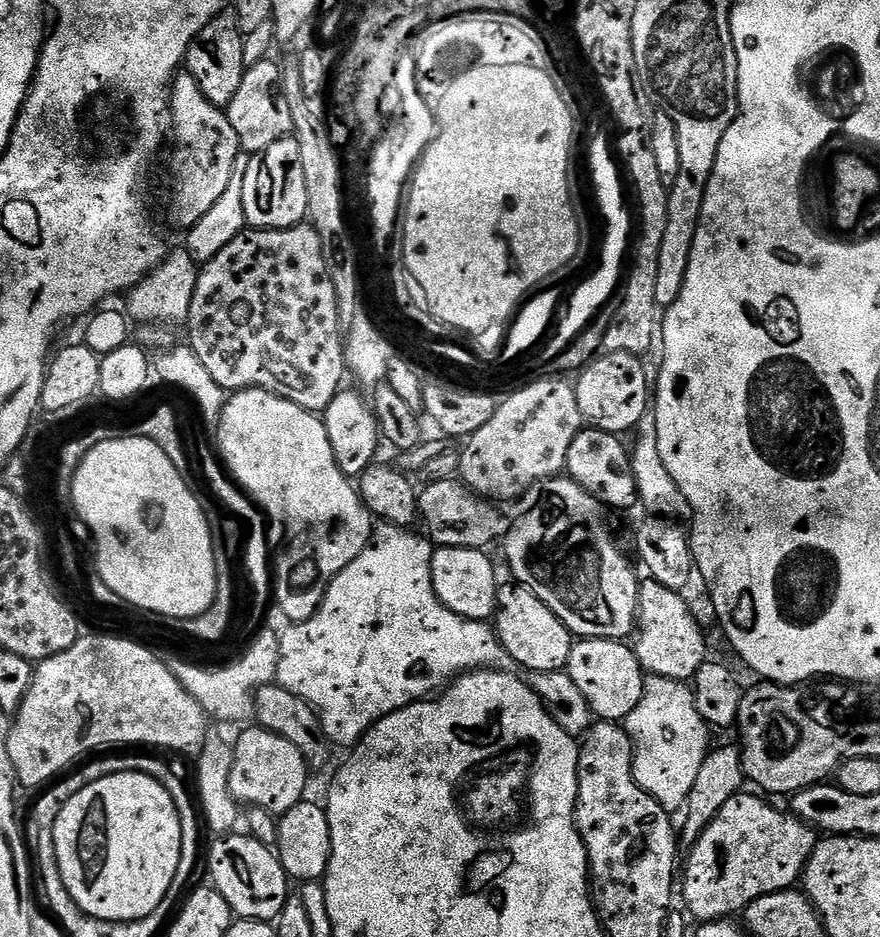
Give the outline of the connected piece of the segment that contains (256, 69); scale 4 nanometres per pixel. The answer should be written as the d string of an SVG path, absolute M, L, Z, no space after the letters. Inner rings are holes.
M269 58L251 65L242 78L242 86L238 86L238 94L227 106L230 126L238 133L241 149L248 154L259 154L266 146L274 146L282 138L293 135L290 109L281 97L281 65Z

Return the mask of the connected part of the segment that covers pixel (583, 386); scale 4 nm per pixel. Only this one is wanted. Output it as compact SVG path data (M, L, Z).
M625 352L600 354L575 377L578 410L591 427L625 434L639 425L641 418L650 411L650 376L648 380L644 363L641 357Z

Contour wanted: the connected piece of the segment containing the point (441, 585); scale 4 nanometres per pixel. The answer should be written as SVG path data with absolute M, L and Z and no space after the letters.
M437 547L432 554L432 585L436 597L463 620L493 619L496 611L496 593L498 579L496 568L488 557L487 551L479 548L444 548Z

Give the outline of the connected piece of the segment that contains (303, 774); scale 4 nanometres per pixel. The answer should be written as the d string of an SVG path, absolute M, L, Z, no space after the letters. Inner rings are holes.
M253 726L234 740L228 785L237 805L261 807L273 814L283 814L305 799L308 772L310 765L294 742L269 732L267 728Z

